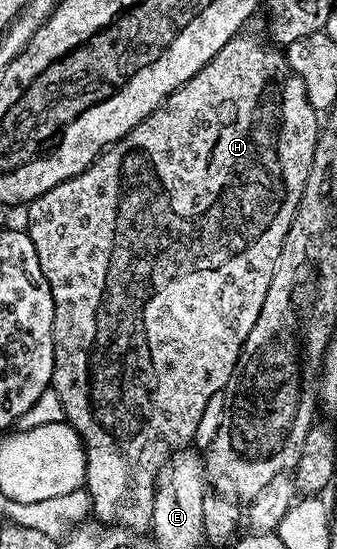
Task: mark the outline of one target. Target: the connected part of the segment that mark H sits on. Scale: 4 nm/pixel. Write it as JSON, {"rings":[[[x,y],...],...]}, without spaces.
{"rings":[[[240,32],[235,35],[201,72],[197,72],[181,88],[177,88],[170,94],[159,107],[141,124],[137,124],[121,140],[117,140],[113,145],[107,147],[103,153],[99,154],[77,176],[49,188],[40,198],[34,198],[26,207],[27,223],[25,229],[27,235],[33,240],[33,248],[37,252],[37,264],[41,264],[41,272],[45,272],[45,280],[51,289],[55,311],[53,312],[53,340],[55,341],[55,363],[53,364],[53,376],[51,377],[51,386],[57,392],[57,396],[63,405],[63,417],[70,426],[77,431],[79,437],[83,440],[83,448],[87,451],[87,480],[85,489],[91,495],[91,508],[94,517],[100,523],[109,526],[124,526],[127,530],[143,532],[151,525],[153,516],[153,506],[155,504],[155,483],[159,480],[159,475],[171,455],[176,450],[182,450],[190,447],[195,438],[195,433],[199,430],[199,425],[203,422],[203,417],[207,414],[207,405],[215,398],[218,390],[226,391],[231,384],[231,378],[235,375],[237,360],[241,356],[241,348],[245,340],[249,340],[249,332],[253,324],[257,324],[257,316],[261,316],[261,304],[265,304],[265,292],[269,292],[269,280],[273,280],[273,268],[277,268],[277,260],[281,256],[281,248],[285,244],[285,236],[289,232],[289,224],[293,224],[293,216],[297,212],[297,204],[301,200],[301,192],[305,188],[305,180],[309,180],[309,168],[313,164],[313,156],[317,148],[317,140],[321,129],[320,115],[309,104],[309,96],[305,92],[305,84],[301,76],[297,76],[291,71],[291,65],[287,62],[287,55],[278,45],[262,42],[255,34]]]}

